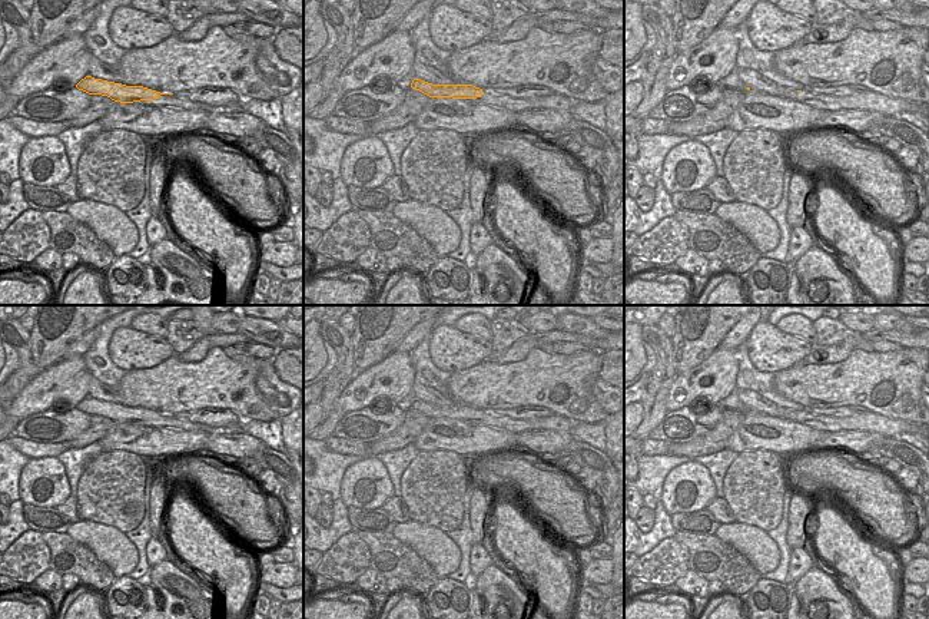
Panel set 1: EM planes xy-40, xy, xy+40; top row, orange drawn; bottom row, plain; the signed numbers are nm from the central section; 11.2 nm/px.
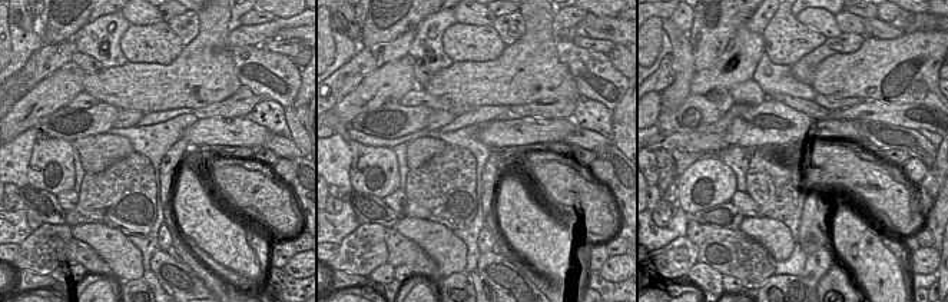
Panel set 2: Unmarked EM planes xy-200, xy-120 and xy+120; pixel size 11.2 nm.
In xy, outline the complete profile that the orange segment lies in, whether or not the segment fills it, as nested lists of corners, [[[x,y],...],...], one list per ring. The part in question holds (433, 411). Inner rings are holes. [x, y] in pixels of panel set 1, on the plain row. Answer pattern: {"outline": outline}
{"outline": [[[414,400],[411,408],[429,418],[470,420],[475,424],[498,427],[500,430],[507,430],[514,434],[537,430],[570,433],[571,428],[575,428],[580,423],[583,423],[580,420],[561,417],[558,414],[551,414],[550,417],[541,418],[514,420],[510,417],[494,417],[488,411],[475,408],[472,406],[432,406],[421,400]]]}

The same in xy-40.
{"outline": [[[86,397],[82,400],[76,408],[89,416],[102,416],[107,417],[115,423],[120,424],[140,424],[147,427],[175,427],[182,428],[185,431],[196,431],[196,433],[219,433],[223,428],[213,428],[200,423],[190,423],[186,418],[175,418],[173,414],[160,414],[143,407],[126,407],[122,404],[107,403],[102,400],[94,400],[92,397]]]}

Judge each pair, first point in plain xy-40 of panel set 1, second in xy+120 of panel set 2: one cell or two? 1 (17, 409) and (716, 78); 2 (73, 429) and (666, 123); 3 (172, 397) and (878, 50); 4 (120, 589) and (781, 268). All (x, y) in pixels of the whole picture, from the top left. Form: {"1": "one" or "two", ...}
{"1": "one", "2": "one", "3": "one", "4": "two"}

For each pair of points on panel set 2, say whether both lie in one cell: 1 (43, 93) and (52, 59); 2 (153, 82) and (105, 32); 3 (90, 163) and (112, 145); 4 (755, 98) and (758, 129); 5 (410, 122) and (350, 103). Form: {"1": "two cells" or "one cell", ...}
{"1": "two cells", "2": "two cells", "3": "one cell", "4": "two cells", "5": "two cells"}

